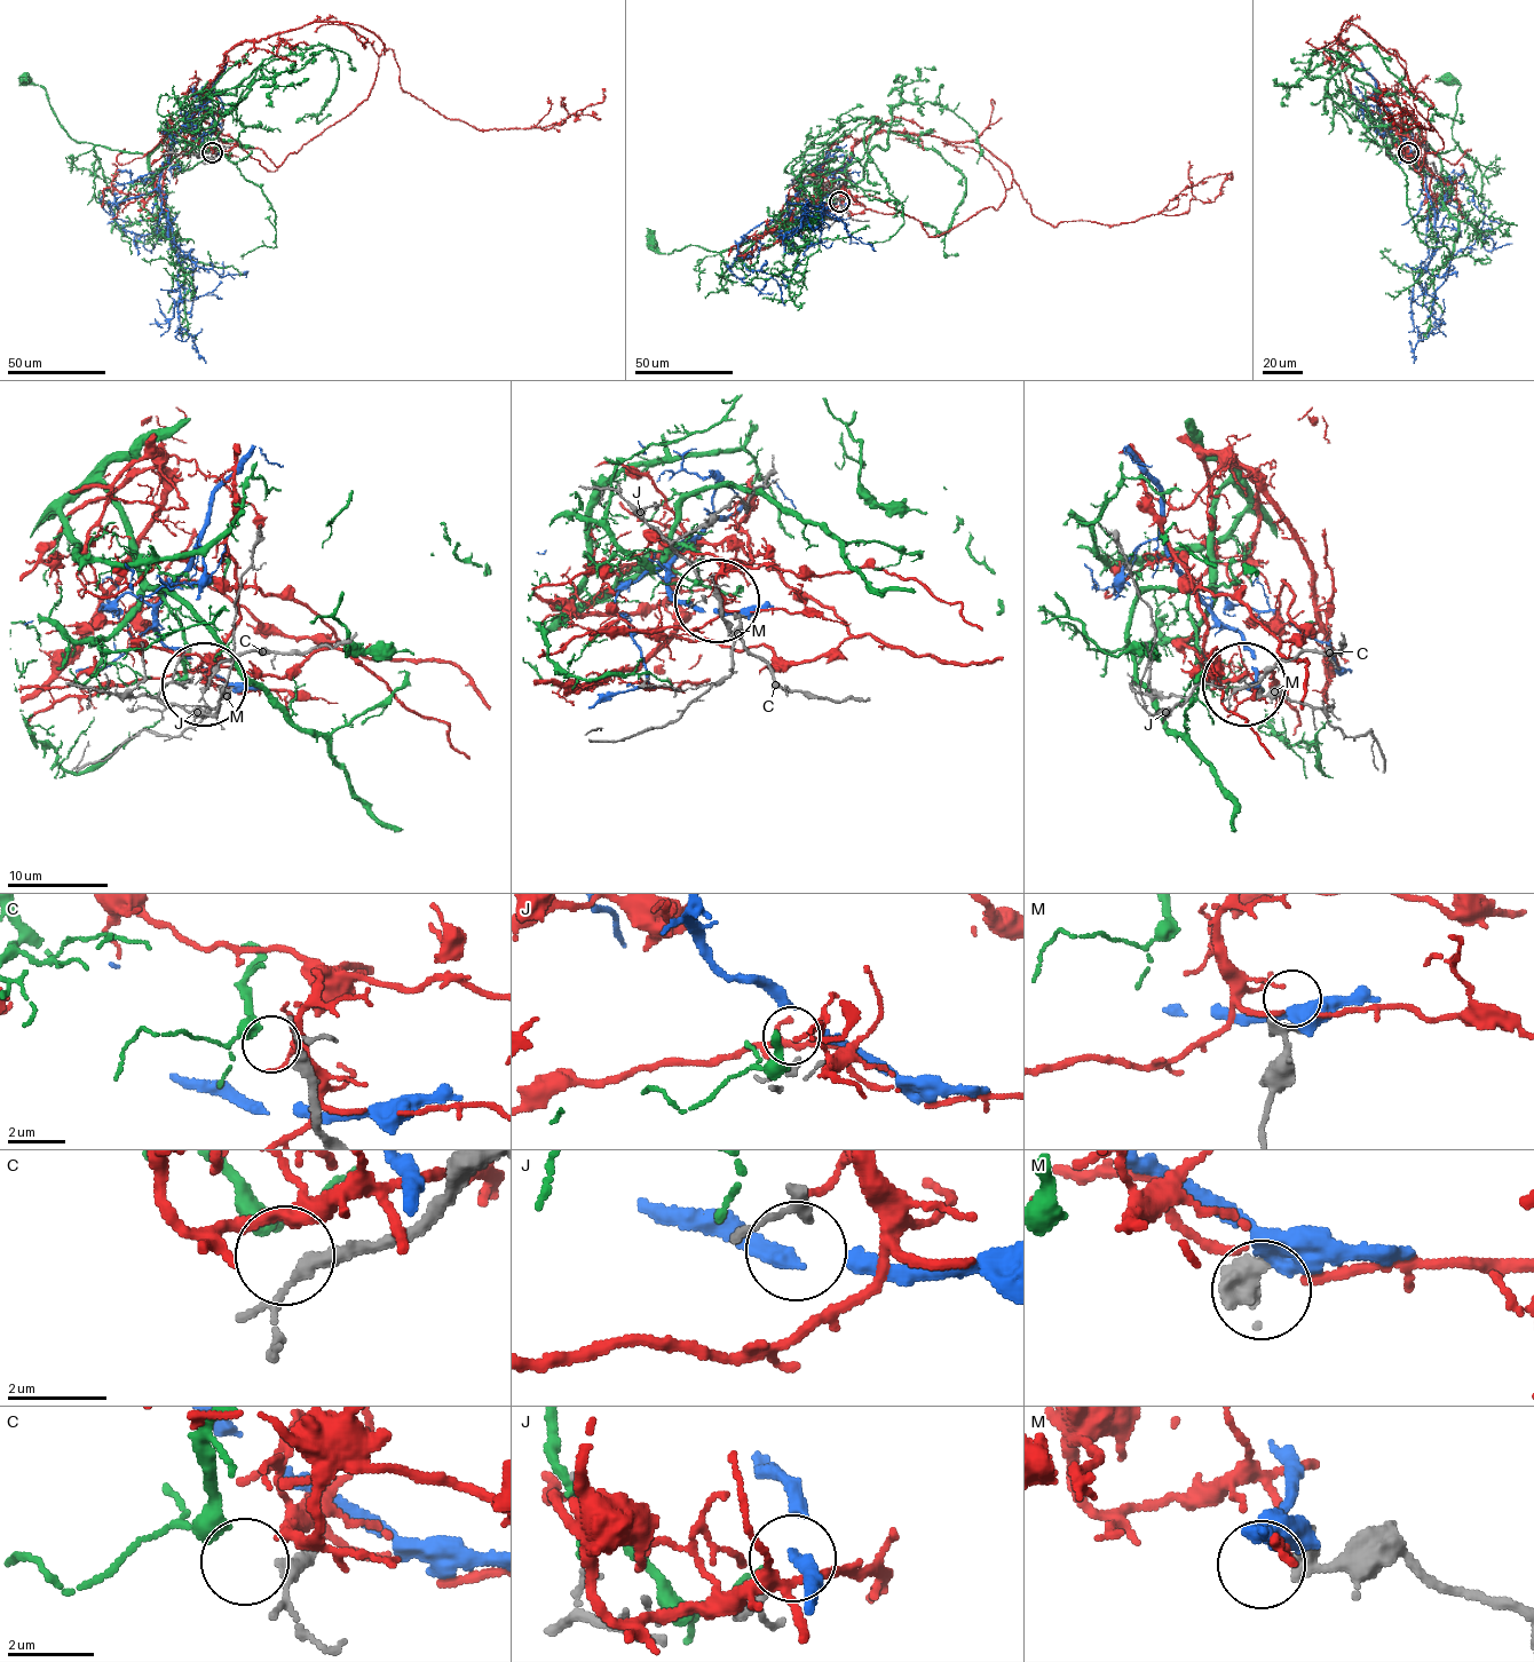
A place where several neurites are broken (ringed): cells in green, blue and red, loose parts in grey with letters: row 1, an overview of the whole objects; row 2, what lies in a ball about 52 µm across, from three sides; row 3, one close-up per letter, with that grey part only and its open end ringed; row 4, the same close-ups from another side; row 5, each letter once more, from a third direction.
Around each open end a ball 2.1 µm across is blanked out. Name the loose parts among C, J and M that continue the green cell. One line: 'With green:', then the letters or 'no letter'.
With green: C

